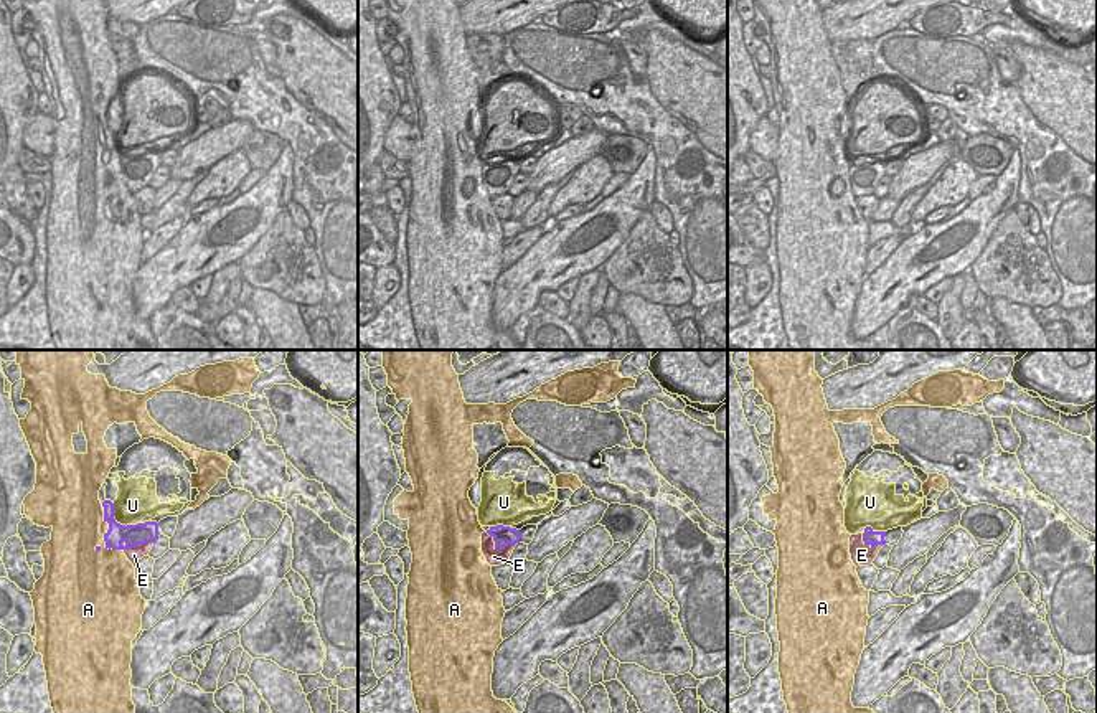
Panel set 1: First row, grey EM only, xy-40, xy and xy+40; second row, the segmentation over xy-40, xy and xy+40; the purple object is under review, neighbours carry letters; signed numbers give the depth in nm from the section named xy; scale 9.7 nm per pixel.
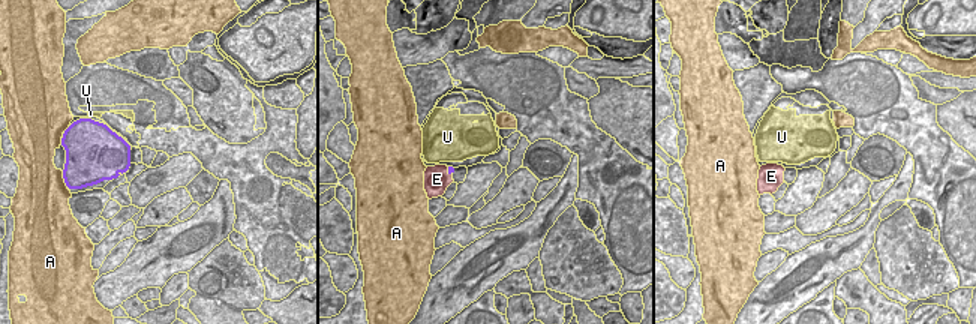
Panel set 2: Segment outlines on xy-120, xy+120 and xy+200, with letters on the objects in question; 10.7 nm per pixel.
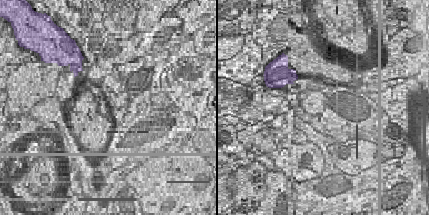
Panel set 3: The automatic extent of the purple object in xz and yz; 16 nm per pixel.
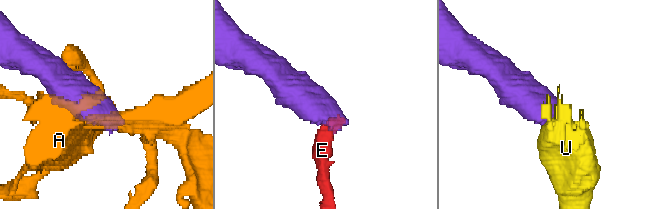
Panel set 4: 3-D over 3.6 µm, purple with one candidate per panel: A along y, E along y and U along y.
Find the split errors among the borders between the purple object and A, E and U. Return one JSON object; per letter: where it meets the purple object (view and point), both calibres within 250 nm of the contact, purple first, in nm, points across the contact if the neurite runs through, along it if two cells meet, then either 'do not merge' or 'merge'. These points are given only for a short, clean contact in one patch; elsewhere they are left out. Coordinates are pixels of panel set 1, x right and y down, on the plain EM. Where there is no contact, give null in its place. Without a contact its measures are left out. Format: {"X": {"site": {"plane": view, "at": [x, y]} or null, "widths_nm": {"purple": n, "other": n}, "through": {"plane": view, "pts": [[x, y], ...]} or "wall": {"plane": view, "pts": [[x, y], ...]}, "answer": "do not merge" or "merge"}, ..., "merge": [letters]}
{"A": {"site": {"plane": "xy-40", "at": [108, 162]}, "widths_nm": {"purple": 200, "other": 440}, "answer": "do not merge"}, "E": {"site": {"plane": "xy", "at": [497, 179]}, "widths_nm": {"purple": 190, "other": 160}, "answer": "do not merge"}, "U": {"site": {"plane": "xy-40", "at": [124, 155]}, "widths_nm": {"purple": 220, "other": 360}, "answer": "merge"}, "merge": ["U"]}

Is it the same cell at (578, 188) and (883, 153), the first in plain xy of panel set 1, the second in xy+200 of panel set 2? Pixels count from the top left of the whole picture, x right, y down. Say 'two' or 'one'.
two

